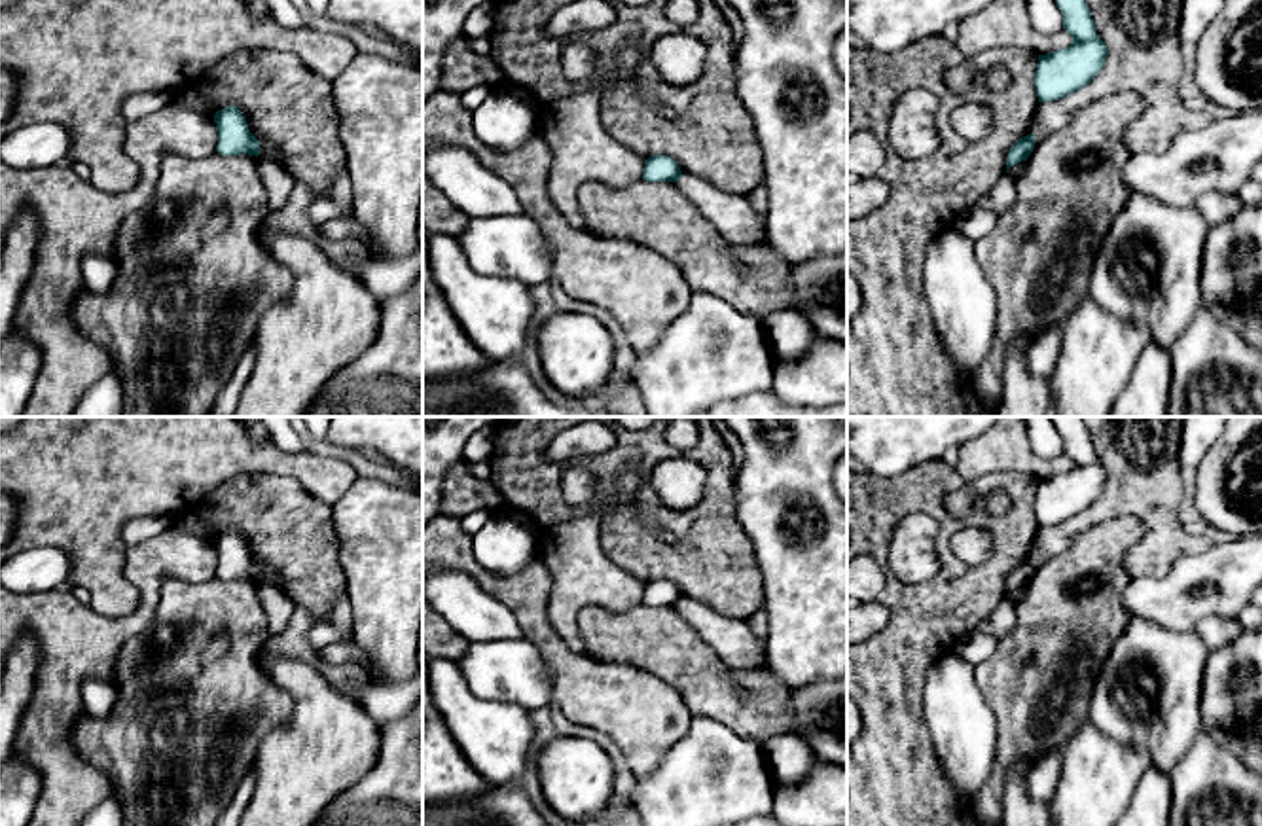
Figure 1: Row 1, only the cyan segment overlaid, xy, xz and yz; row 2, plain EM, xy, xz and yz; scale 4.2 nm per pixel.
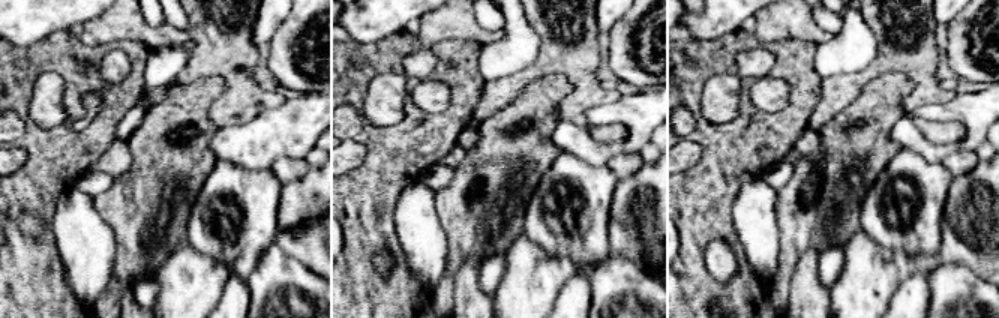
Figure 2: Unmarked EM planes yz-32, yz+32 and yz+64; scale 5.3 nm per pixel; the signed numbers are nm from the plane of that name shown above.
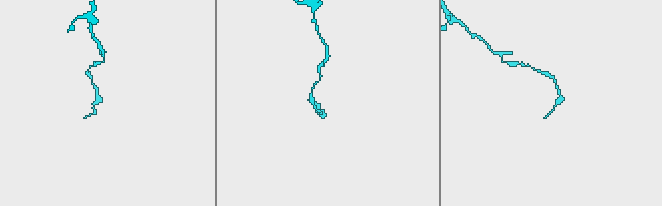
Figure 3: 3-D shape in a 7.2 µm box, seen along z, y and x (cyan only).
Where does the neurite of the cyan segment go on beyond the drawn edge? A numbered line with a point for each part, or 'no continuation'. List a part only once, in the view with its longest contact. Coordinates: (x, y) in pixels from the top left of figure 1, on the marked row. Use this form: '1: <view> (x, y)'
no continuation

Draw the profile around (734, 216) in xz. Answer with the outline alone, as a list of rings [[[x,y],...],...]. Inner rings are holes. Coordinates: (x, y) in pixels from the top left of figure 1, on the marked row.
[[[684,174],[676,184],[690,205],[711,220],[728,241],[741,246],[762,246],[767,242],[764,216],[750,206],[747,197],[735,197],[690,174]]]

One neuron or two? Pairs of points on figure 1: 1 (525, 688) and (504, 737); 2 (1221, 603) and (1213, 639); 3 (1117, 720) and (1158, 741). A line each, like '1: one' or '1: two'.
1: two
2: two
3: one

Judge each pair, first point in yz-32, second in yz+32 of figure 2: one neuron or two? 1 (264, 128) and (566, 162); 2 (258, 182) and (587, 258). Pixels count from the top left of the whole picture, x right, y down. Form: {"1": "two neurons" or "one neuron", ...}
{"1": "two neurons", "2": "one neuron"}

